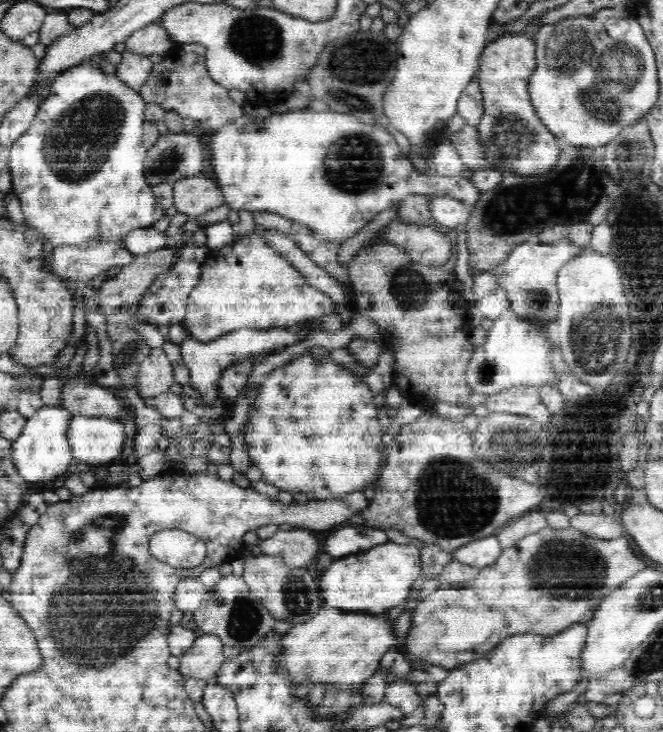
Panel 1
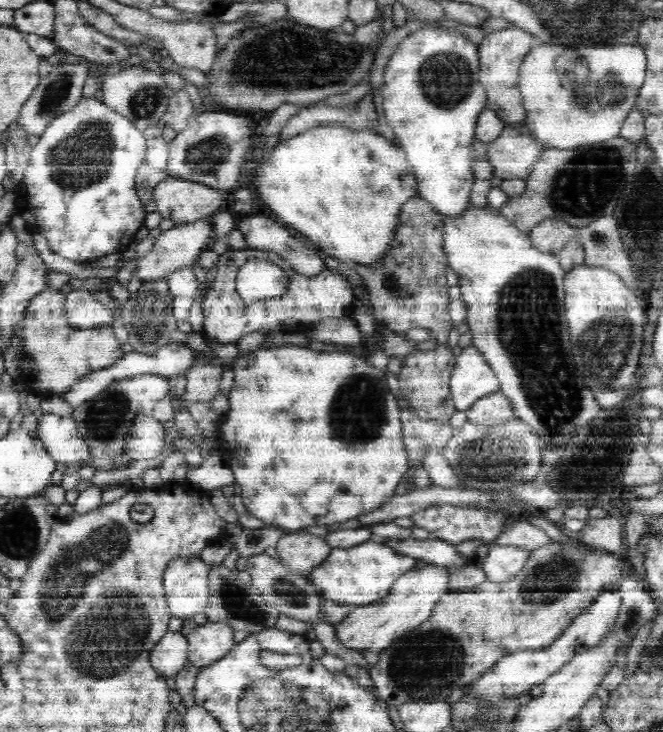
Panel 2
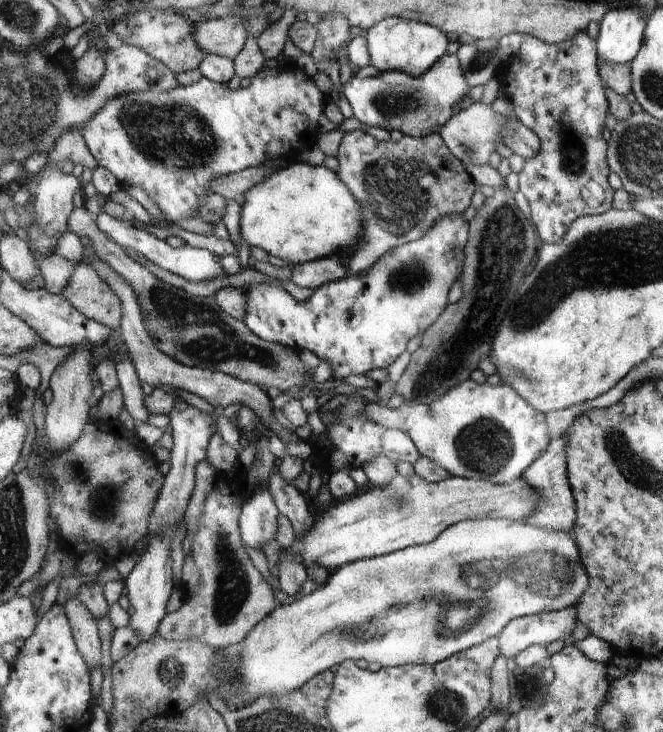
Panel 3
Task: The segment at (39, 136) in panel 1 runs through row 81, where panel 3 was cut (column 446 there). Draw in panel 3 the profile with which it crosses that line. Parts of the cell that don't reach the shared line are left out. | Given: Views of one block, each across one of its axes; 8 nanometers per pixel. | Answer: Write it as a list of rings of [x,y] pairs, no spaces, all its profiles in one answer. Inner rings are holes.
[[[447,53],[442,59],[438,60],[432,68],[428,68],[422,76],[410,76],[402,70],[386,70],[386,72],[378,72],[370,64],[366,64],[364,68],[360,68],[357,73],[344,85],[344,96],[350,103],[353,110],[353,116],[356,120],[360,120],[366,126],[374,126],[374,128],[384,128],[391,132],[398,130],[404,135],[412,138],[424,138],[432,132],[439,132],[440,128],[460,112],[458,104],[464,96],[468,96],[471,86],[467,82],[467,78],[462,71],[462,64],[457,55]]]

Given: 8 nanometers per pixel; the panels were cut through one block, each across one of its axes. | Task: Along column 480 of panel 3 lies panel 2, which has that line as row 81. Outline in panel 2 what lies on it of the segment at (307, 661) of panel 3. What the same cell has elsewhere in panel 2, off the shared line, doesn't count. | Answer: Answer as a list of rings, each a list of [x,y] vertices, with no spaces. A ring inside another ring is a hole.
[[[546,42],[534,44],[519,68],[519,91],[527,112],[525,120],[542,144],[560,150],[620,137],[621,126],[635,107],[646,73],[647,58],[643,47],[637,43],[608,46],[588,46],[585,42],[580,46]]]

